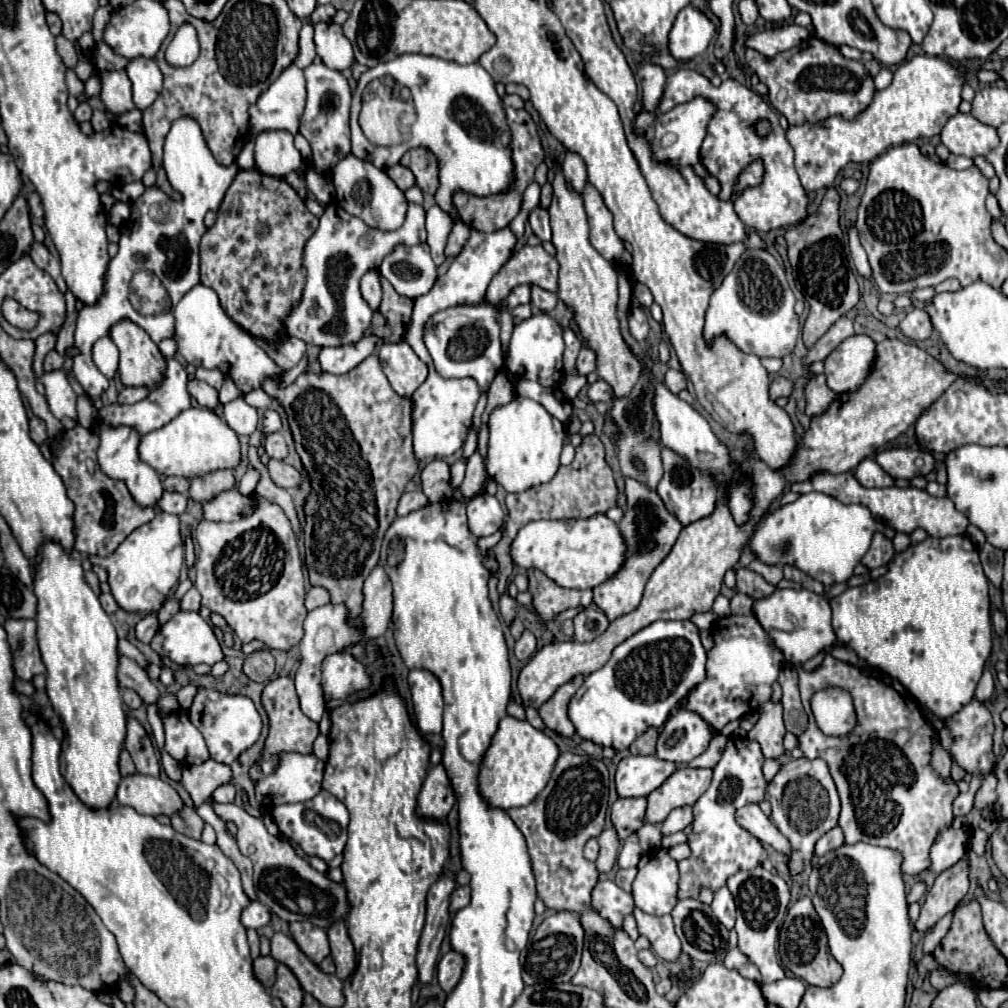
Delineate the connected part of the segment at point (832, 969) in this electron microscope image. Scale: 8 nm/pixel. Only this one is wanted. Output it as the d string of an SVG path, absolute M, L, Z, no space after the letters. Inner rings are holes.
M801 897L795 905L789 907L789 913L785 917L785 923L779 931L779 953L783 965L799 979L803 979L809 985L815 987L831 987L841 977L841 965L833 959L827 945L827 935L823 931L823 925L819 921L819 915L813 909L813 903L809 897Z

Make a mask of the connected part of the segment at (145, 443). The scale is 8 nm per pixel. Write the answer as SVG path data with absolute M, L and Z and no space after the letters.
M189 407L181 411L173 421L141 437L139 457L151 465L161 475L179 475L179 477L199 477L215 469L233 469L241 461L239 439L221 417L209 409Z

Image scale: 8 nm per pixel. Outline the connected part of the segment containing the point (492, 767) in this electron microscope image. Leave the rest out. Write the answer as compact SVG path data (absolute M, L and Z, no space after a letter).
M509 715L503 717L483 757L477 777L479 793L483 801L489 807L497 807L497 809L529 805L539 795L539 791L547 785L557 757L559 757L559 749L555 741L547 737L543 731L531 727L527 721L519 721Z

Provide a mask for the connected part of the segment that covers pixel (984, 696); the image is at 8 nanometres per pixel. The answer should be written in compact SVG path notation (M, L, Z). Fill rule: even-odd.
M985 669L983 677L981 677L979 685L977 685L977 691L975 691L975 697L977 697L977 701L987 701L987 699L991 697L993 689L995 689L995 679L993 679L991 671L989 671L989 669Z

